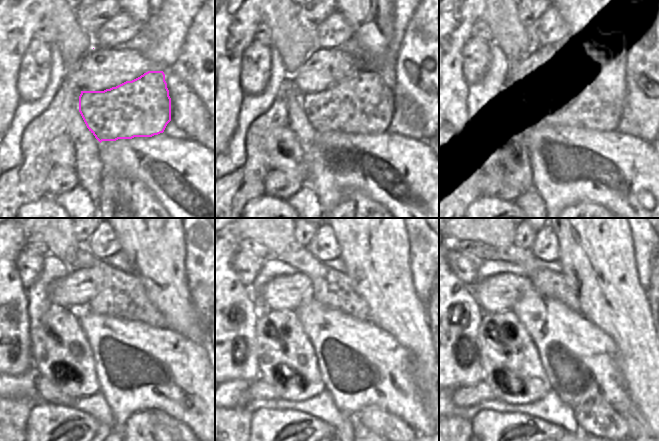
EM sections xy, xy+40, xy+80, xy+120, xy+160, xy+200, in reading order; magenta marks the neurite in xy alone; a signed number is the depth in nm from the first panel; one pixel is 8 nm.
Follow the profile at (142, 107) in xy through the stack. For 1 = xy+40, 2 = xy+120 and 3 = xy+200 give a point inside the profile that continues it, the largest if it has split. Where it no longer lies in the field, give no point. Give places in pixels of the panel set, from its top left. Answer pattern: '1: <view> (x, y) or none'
1: xy+40 (363, 103)
2: xy+120 (121, 294)
3: xy+200 (550, 283)

